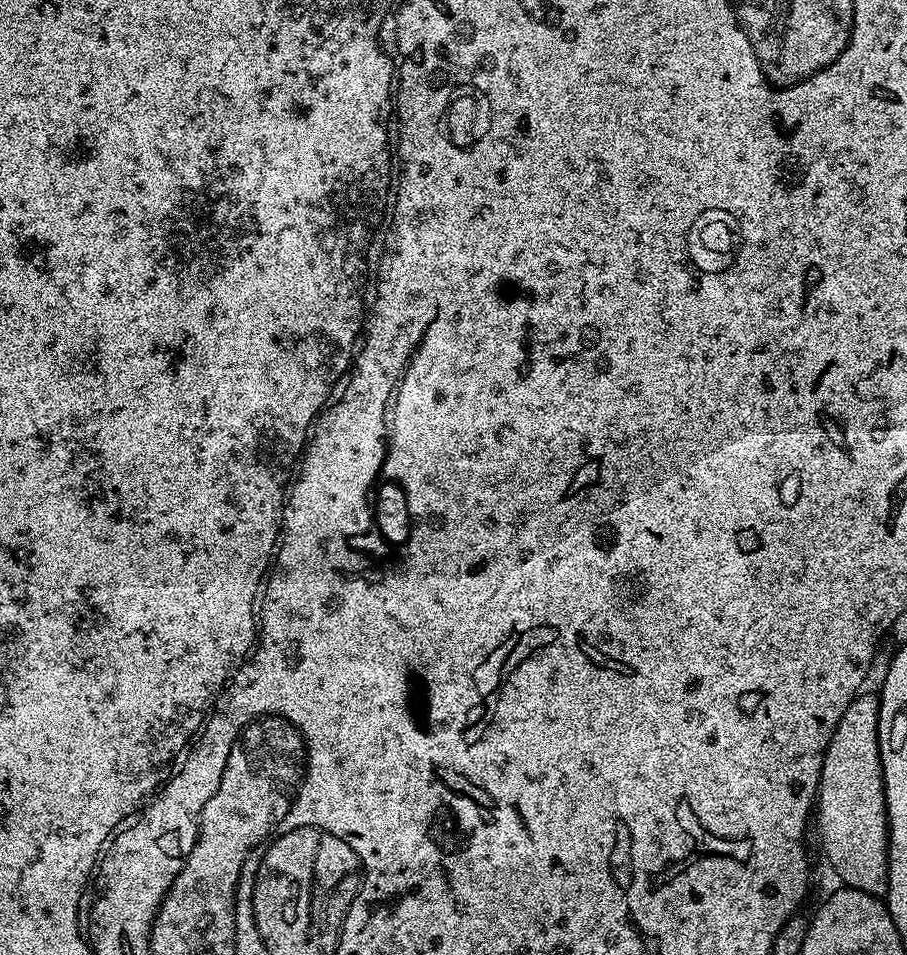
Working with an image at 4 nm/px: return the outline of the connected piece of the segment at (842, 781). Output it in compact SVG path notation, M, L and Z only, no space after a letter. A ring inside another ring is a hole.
M861 691L850 706L846 706L846 714L842 714L842 722L838 722L824 752L820 790L816 793L814 805L814 824L820 827L824 856L844 879L841 881L849 888L884 898L888 895L888 807L884 801L884 775L880 761L880 697L875 691L868 691Z

